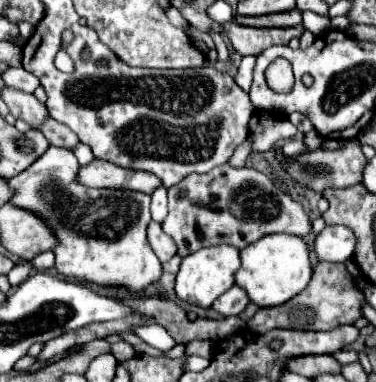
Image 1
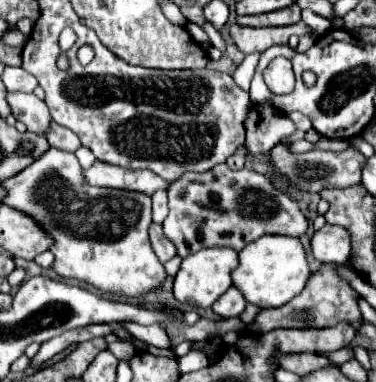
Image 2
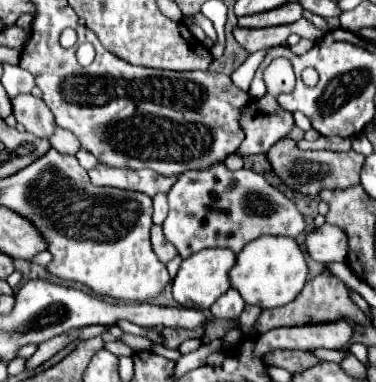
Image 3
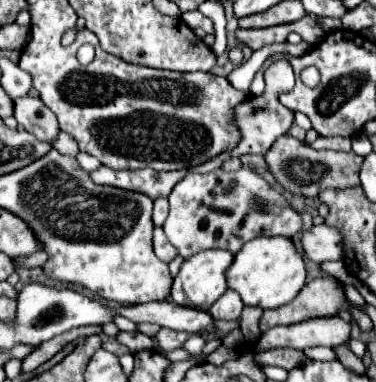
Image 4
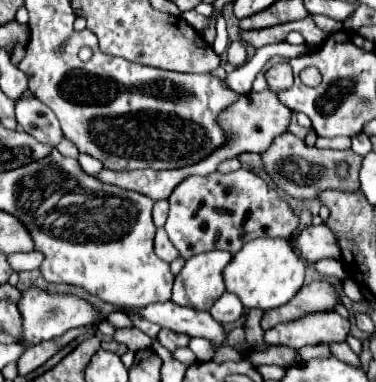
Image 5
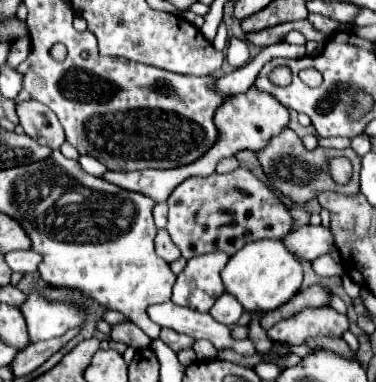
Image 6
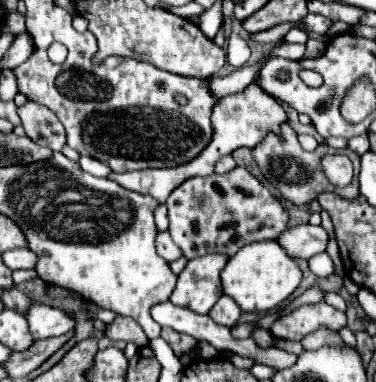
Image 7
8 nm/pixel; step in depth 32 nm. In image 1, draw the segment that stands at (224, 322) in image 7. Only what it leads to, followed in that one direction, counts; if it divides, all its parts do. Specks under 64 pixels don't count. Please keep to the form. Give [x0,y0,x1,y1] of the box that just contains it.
[212,286,250,316]

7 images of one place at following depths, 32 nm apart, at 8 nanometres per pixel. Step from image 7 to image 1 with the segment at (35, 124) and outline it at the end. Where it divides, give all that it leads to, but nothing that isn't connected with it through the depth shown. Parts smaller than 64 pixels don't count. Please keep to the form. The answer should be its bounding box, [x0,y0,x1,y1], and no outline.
[4,88,48,130]

